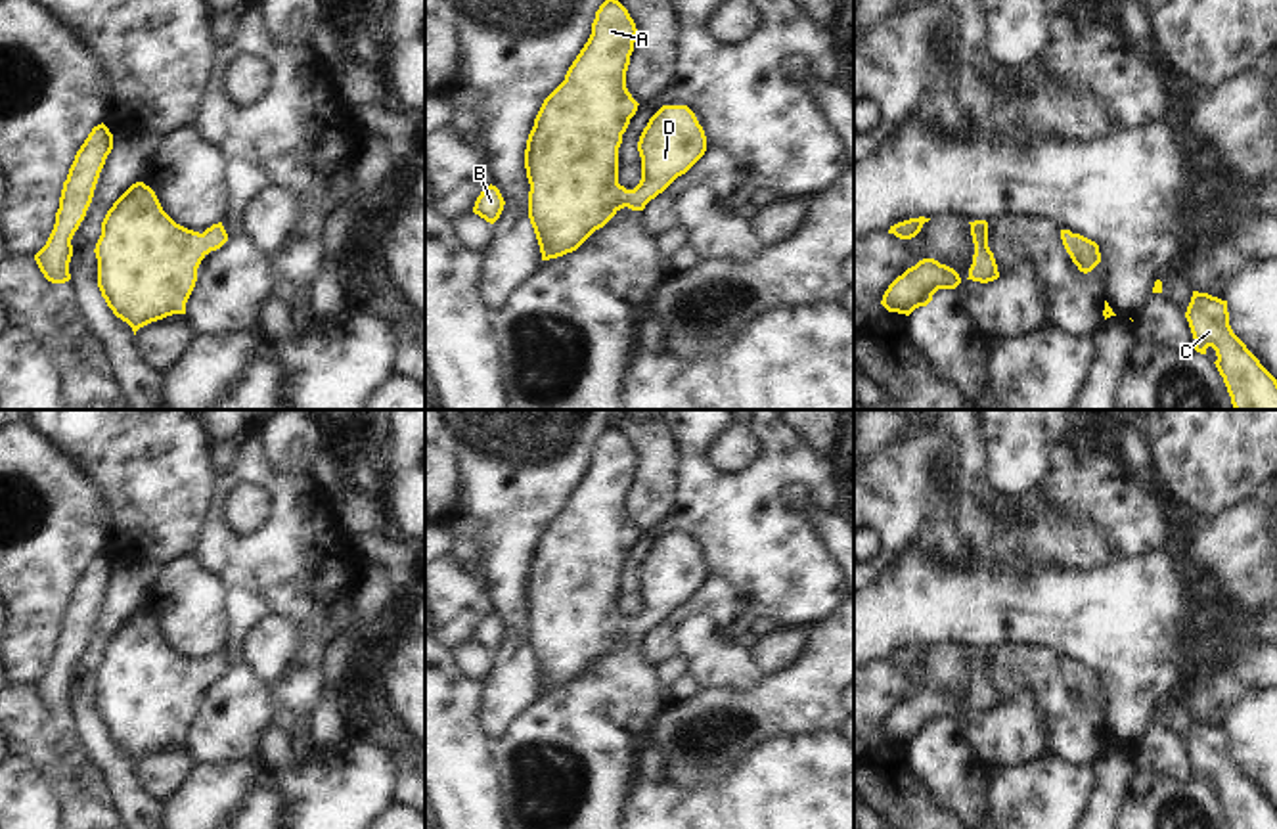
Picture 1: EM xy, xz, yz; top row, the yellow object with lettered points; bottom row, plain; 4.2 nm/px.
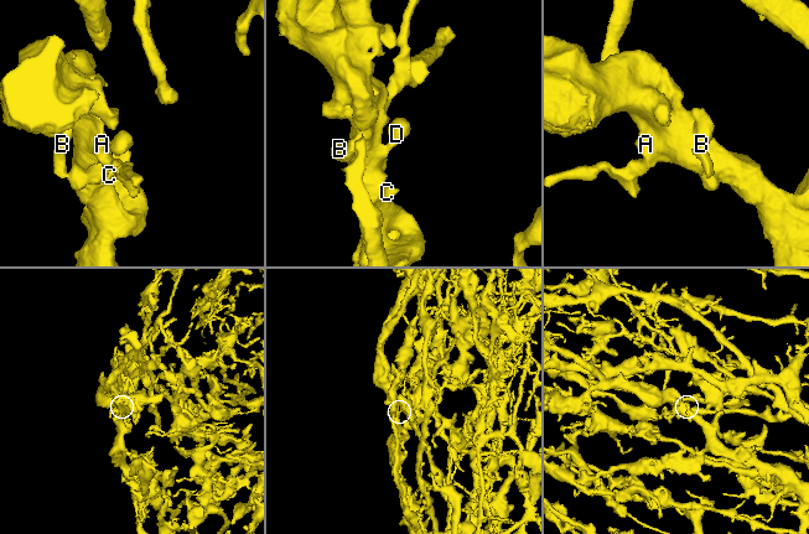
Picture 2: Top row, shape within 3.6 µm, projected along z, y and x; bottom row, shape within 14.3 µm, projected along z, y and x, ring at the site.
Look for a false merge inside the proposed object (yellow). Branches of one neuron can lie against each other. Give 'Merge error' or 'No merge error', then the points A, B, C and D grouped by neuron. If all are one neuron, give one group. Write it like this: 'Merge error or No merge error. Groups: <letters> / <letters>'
No merge error. Groups: A B C D.

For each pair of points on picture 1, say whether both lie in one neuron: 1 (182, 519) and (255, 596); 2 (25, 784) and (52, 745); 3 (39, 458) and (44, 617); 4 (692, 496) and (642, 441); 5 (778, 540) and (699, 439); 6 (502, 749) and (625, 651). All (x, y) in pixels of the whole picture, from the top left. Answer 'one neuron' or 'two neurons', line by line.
1: two neurons
2: two neurons
3: one neuron
4: two neurons
5: one neuron
6: one neuron

